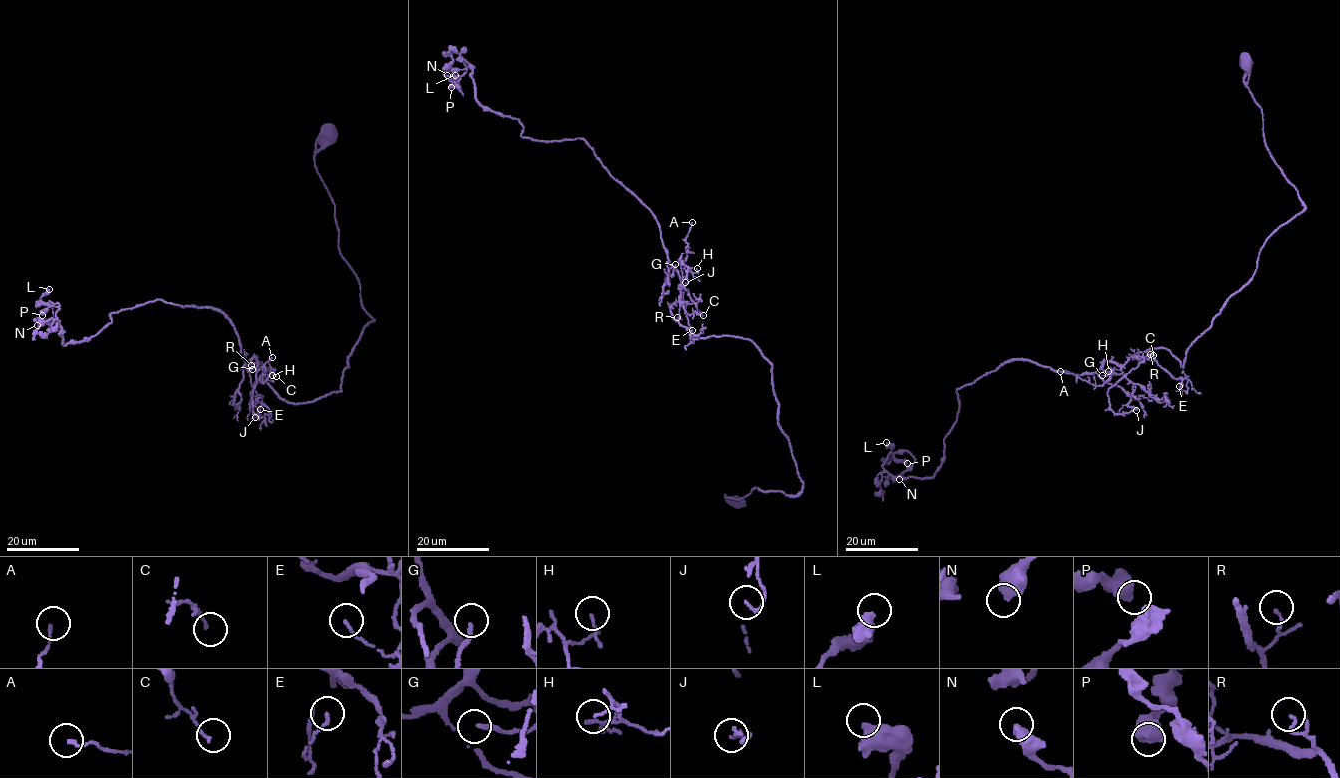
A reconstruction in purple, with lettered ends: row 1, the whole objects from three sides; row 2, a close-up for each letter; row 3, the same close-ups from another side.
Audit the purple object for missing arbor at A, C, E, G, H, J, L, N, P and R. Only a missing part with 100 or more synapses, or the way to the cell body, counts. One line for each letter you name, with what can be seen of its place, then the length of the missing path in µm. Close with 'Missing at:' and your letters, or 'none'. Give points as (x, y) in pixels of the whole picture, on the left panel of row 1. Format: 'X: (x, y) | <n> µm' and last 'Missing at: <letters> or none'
Missing at: none

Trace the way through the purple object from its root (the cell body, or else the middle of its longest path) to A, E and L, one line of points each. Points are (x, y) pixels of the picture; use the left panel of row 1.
A: (326, 135), (315, 165), (374, 320), (340, 391), (289, 403), (260, 361), (260, 381), (272, 357)
E: (326, 135), (315, 165), (374, 320), (341, 391), (312, 401), (284, 401), (262, 363), (245, 363), (260, 409)
L: (326, 135), (374, 320), (340, 391), (284, 401), (208, 307), (154, 300), (66, 345), (49, 289)

